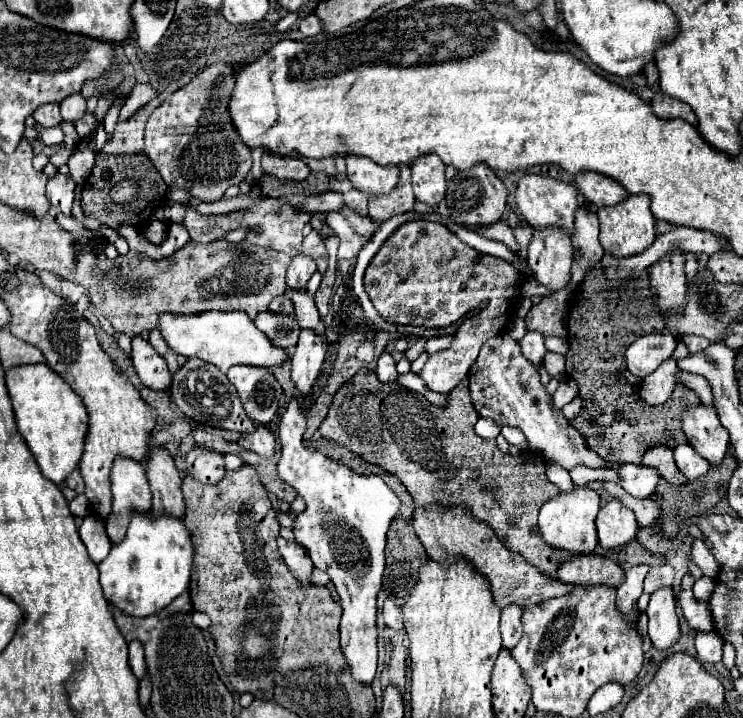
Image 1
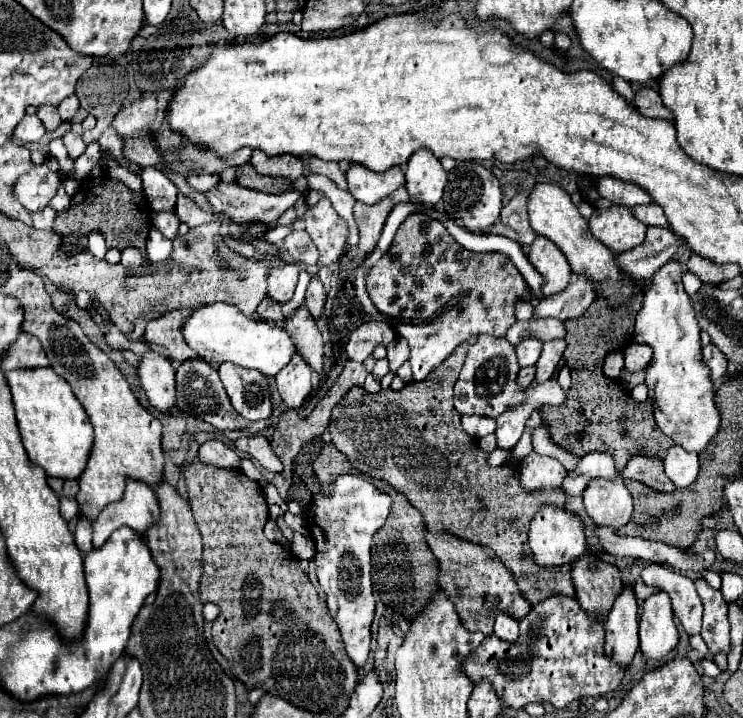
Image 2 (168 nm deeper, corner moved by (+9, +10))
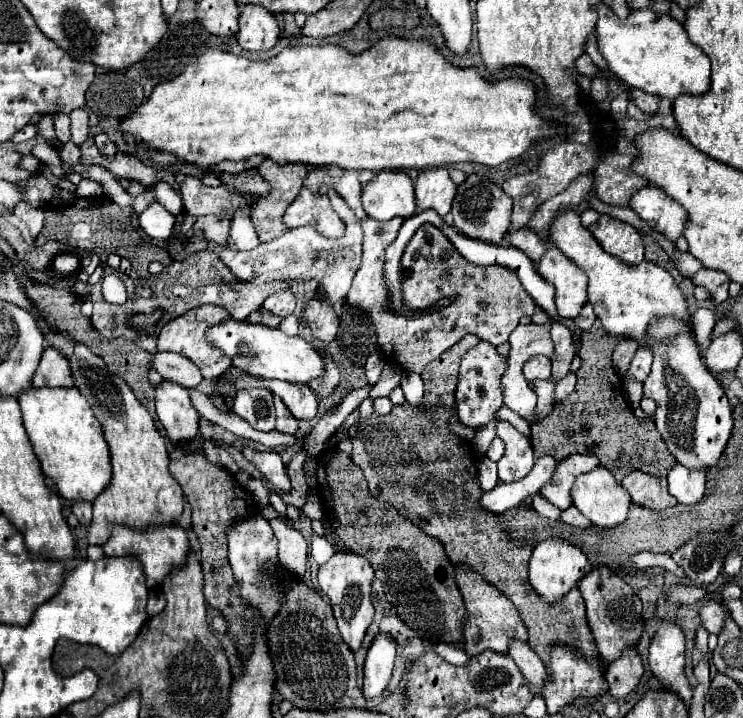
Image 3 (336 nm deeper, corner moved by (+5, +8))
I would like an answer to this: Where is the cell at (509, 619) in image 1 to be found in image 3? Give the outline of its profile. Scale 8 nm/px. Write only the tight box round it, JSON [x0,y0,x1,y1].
[510,644,546,696]

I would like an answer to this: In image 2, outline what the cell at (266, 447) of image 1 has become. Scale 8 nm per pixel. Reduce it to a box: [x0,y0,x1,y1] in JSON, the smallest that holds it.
[236,436,282,472]

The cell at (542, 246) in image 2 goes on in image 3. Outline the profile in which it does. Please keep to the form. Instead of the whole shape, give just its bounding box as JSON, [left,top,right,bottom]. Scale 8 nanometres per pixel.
[538,246,588,318]

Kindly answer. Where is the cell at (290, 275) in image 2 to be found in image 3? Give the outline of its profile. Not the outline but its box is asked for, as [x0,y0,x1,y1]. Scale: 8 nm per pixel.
[262,290,296,318]

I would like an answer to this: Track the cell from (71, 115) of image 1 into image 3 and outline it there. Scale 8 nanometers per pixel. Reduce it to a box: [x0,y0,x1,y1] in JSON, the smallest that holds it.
[70,108,88,146]

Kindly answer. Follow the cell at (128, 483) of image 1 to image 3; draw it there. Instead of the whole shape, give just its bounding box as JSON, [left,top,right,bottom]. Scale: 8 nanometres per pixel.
[102,524,190,590]

